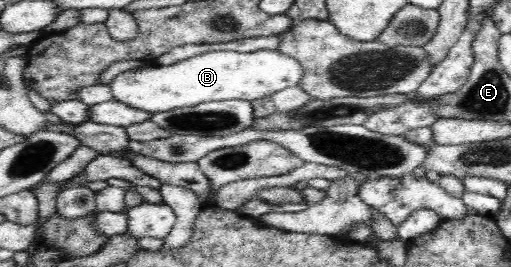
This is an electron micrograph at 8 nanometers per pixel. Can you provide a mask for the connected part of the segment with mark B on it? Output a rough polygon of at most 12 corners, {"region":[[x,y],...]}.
{"region":[[276,50],[206,52],[121,72],[114,100],[168,112],[300,87]]}

